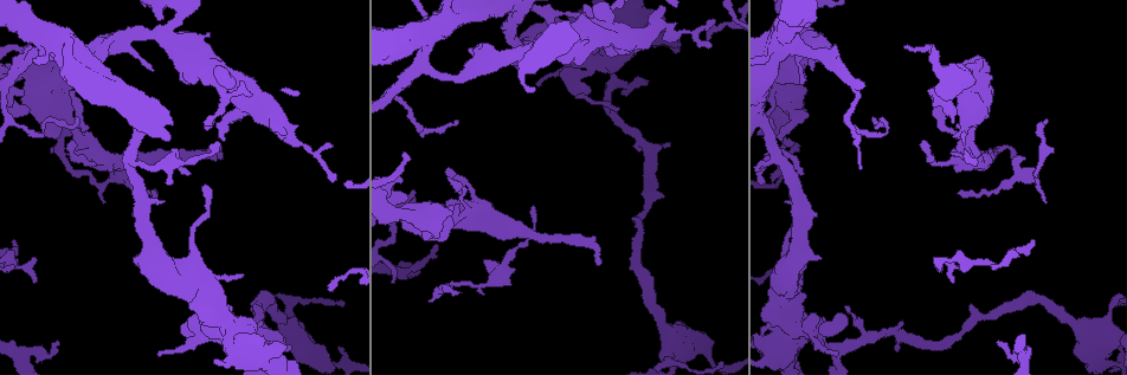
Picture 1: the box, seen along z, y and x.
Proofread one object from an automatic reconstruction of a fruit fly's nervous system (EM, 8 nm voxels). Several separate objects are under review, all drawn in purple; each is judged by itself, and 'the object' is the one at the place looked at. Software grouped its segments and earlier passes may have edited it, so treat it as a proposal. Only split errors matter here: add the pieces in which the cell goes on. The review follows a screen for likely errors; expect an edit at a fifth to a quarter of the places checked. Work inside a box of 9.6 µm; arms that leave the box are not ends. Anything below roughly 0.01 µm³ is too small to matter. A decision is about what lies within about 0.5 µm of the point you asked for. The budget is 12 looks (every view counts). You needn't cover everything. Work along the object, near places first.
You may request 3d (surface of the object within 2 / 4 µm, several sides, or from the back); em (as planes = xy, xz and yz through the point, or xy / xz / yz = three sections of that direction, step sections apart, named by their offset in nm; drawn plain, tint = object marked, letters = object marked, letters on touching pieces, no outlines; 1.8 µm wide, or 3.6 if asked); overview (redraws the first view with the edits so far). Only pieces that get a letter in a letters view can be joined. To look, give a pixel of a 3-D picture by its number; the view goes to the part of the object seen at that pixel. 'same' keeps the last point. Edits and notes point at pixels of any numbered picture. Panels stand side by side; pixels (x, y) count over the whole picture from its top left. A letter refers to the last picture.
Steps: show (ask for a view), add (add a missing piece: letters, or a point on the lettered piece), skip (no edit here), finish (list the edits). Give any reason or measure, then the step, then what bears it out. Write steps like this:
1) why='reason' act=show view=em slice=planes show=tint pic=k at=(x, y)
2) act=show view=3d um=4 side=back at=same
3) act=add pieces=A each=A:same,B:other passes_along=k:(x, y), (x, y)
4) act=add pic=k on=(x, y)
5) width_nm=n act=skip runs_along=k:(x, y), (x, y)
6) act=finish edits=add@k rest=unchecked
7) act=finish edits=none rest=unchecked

why='calibre changes' act=show view=3d um=4 pic=1 at=(772, 97)

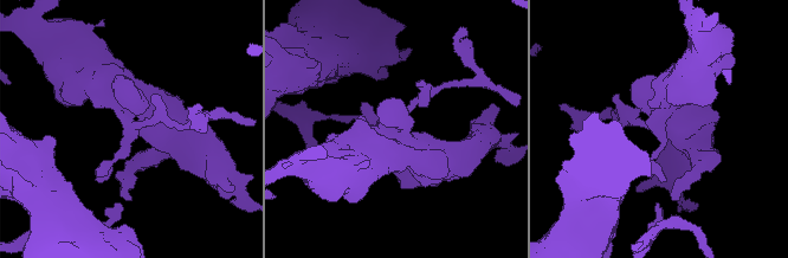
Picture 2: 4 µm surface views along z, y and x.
act=show view=em slice=planes show=tint pic=2 at=(656, 126)

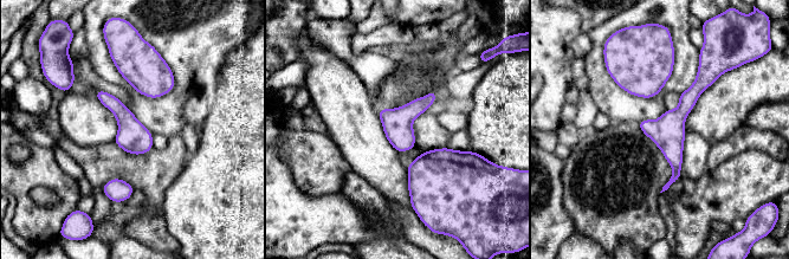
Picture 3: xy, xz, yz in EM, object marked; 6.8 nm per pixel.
act=show view=em slice=planes show=letters at=same

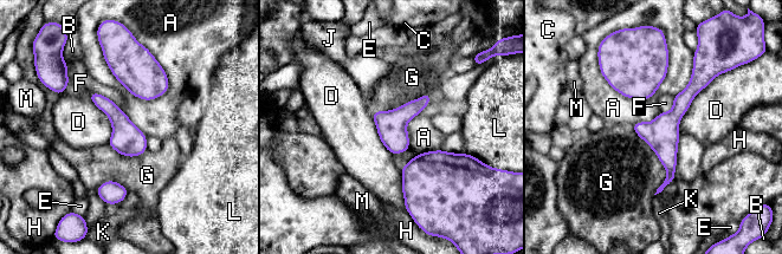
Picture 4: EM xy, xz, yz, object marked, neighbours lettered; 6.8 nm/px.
act=skip each=A:other,B:other,C:other,D:other,E:other,F:other,G:other,H:other,J:other,K:other,L:other,M:other runs_along=4:(702, 77), (669, 122), (669, 180) found='no lettered piece goes on from it'

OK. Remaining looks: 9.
why='an open end' act=show view=3d um=2 side=back pic=1 at=(152, 69)

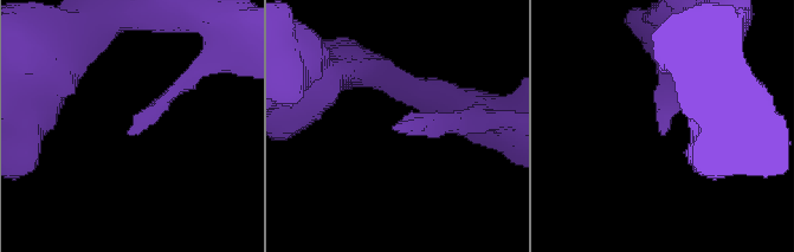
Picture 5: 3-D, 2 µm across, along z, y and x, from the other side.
act=show view=em slice=xy step=8 show=tint pic=5 at=(661, 131)

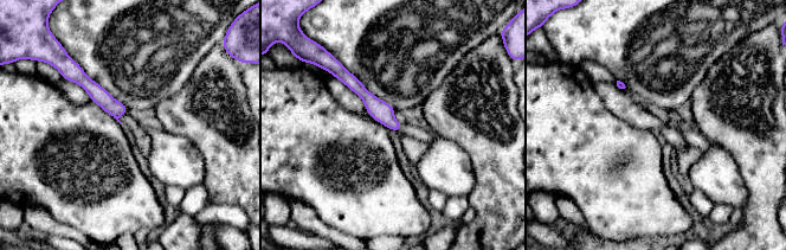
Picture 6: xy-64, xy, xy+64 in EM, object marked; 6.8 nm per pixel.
act=show view=em slice=planes show=letters at=same

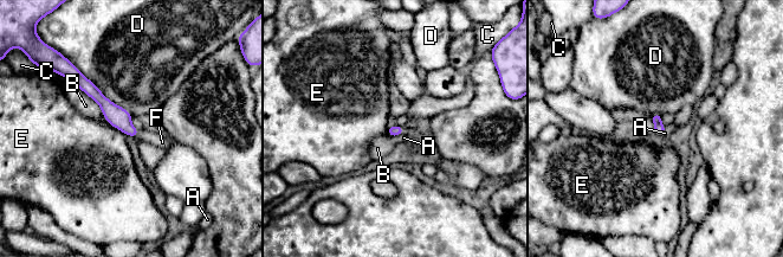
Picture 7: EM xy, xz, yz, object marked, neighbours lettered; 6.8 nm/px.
act=add pieces=F each=A:other,B:other,C:other,D:other,E:other,F:same passes_along=7:(116, 116), (138, 134), (162, 142) found='the cell continues'

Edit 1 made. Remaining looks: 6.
why='redraw' act=show view=overview

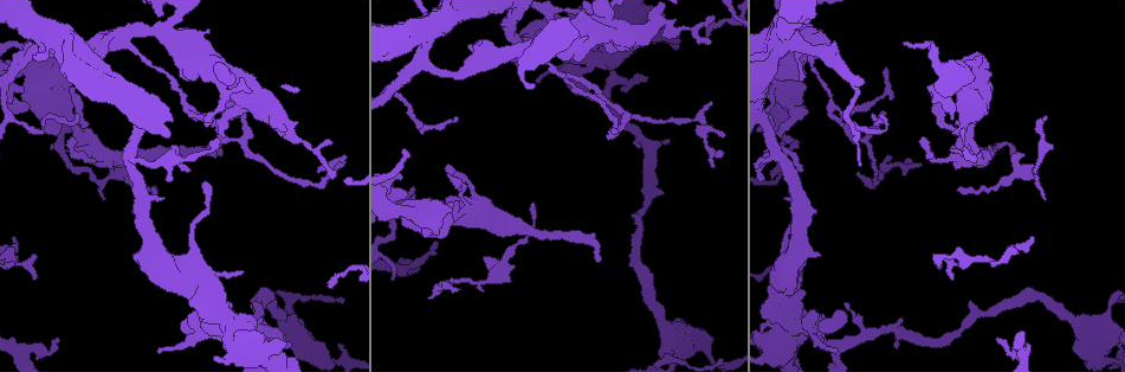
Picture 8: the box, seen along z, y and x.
why='free end' act=show view=3d um=4 pic=8 at=(26, 42)

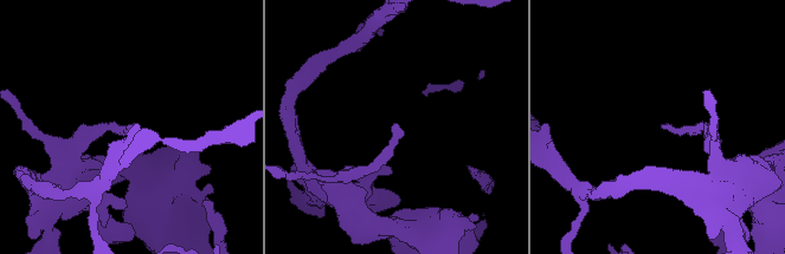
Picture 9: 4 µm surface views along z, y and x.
why='now the EM' act=show view=em slice=xy step=8 show=letters pic=9 at=(394, 123)

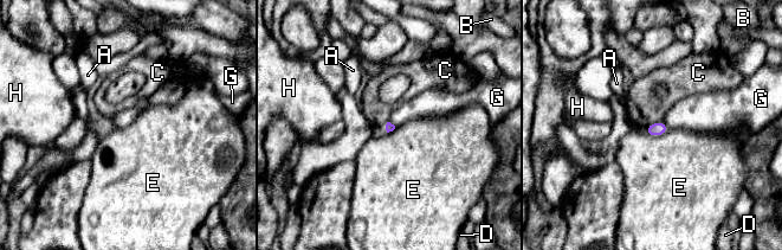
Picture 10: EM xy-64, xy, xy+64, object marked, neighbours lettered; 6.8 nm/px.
longest_contact=E:170nm act=skip each=A:other,B:other,C:other,D:other,E:other,G:other,H:other found='no lettered piece goes on from it'

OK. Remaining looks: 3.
why='branch stops here' act=show view=3d um=2 side=back pic=8 at=(72, 87)

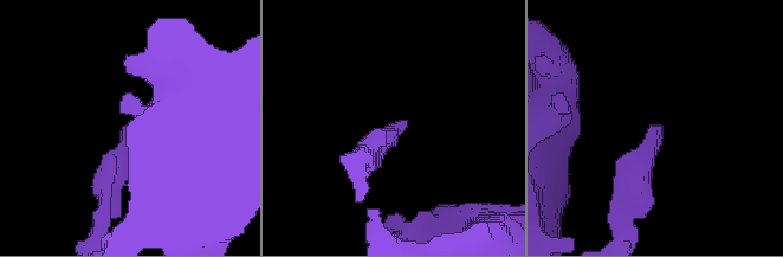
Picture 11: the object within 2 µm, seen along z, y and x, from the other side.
why='need the tissue' act=show view=em slice=planes show=plain pic=11 at=(660, 128)

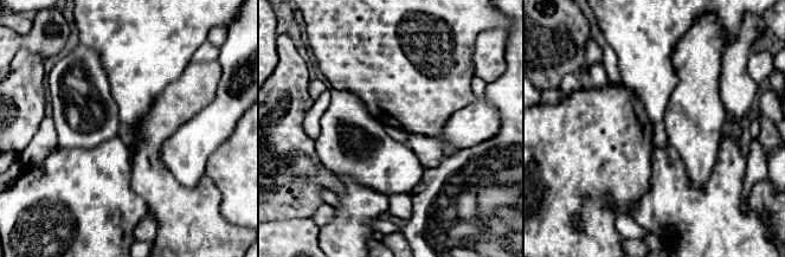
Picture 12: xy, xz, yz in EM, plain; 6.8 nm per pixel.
why='see the neighbours' act=show view=em slice=planes show=letters at=same

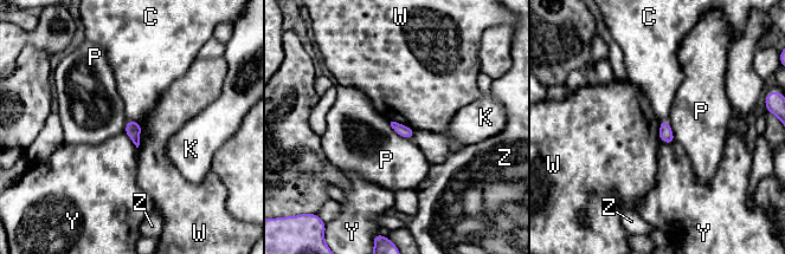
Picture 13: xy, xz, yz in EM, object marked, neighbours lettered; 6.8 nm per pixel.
act=skip each=C:other,K:other,P:other,W:other,Y:other,Z:other border=13:(141, 122), (140, 144), (137, 148) found='no lettered piece goes on from it'

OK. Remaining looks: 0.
act=finish edits=add@7 rest=unchecked

